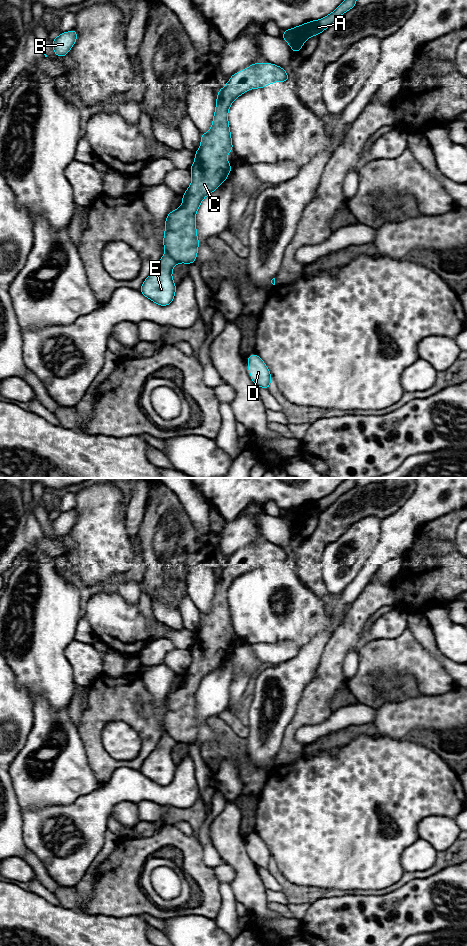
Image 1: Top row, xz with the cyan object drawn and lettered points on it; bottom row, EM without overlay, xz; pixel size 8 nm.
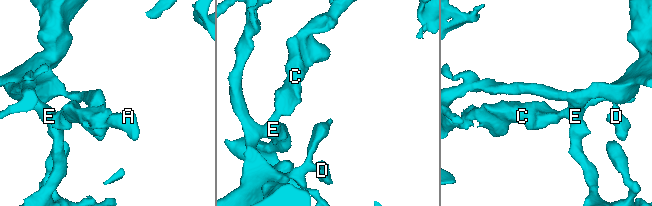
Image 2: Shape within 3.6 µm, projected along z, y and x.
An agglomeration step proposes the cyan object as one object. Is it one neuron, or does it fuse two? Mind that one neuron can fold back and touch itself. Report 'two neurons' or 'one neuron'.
two neurons

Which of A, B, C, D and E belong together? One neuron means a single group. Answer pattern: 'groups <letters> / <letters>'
groups A C / B D E

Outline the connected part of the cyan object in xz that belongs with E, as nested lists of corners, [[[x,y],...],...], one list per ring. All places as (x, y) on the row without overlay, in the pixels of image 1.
[[[168,734],[163,735],[139,771],[160,786],[171,784],[176,772],[176,764],[172,760],[172,750],[176,744]]]

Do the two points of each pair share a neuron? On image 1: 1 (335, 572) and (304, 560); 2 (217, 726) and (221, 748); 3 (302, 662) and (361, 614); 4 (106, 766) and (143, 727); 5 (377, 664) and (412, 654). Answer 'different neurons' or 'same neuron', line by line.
1: different neurons
2: same neuron
3: different neurons
4: same neuron
5: same neuron

